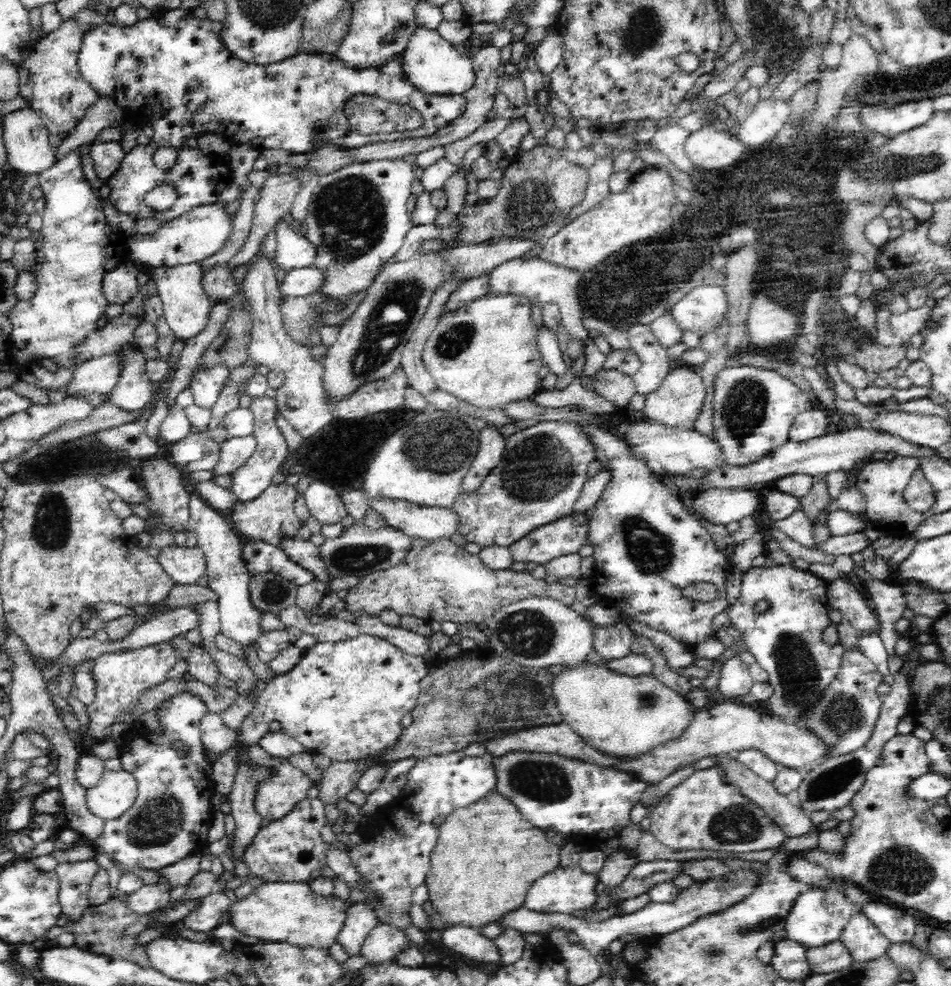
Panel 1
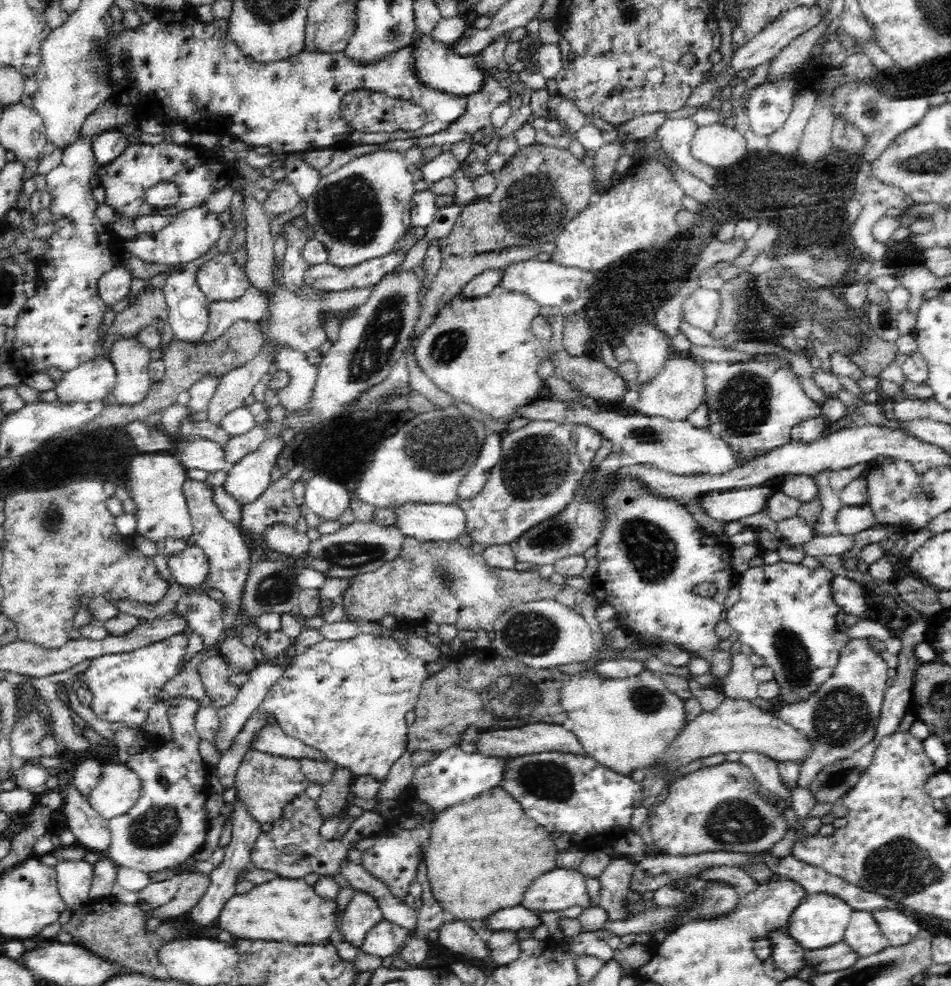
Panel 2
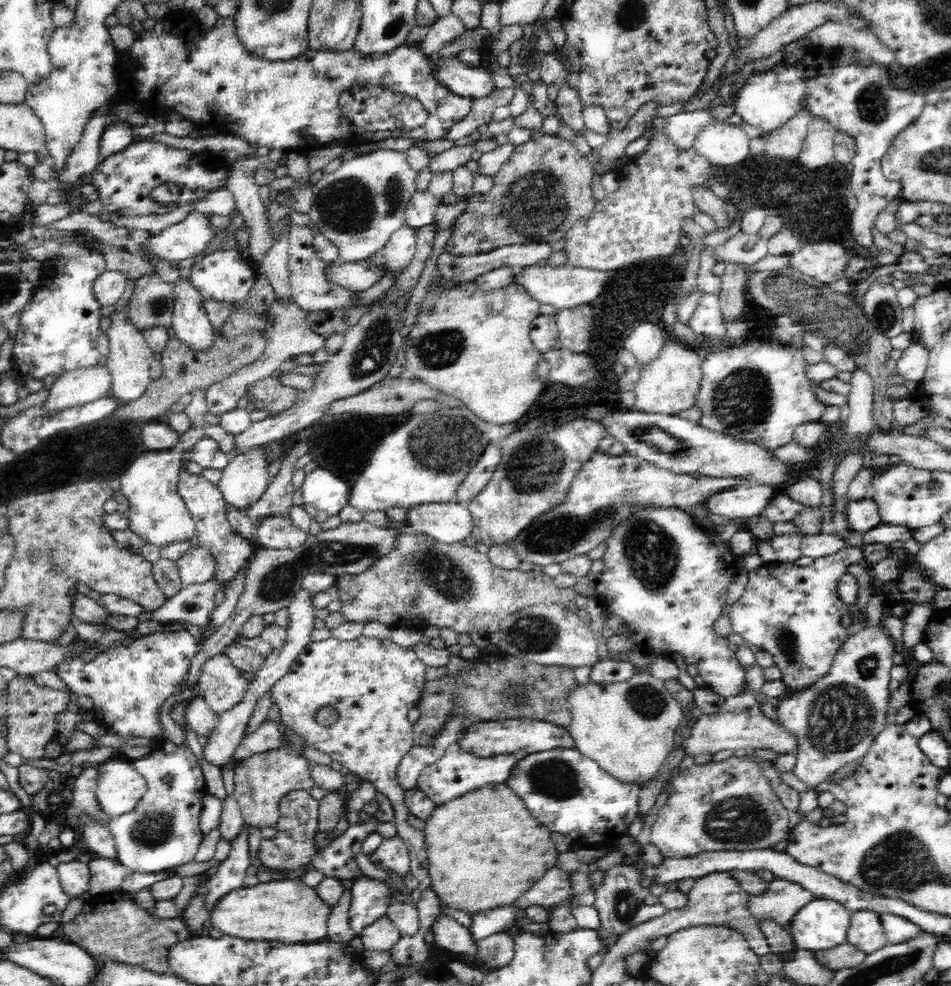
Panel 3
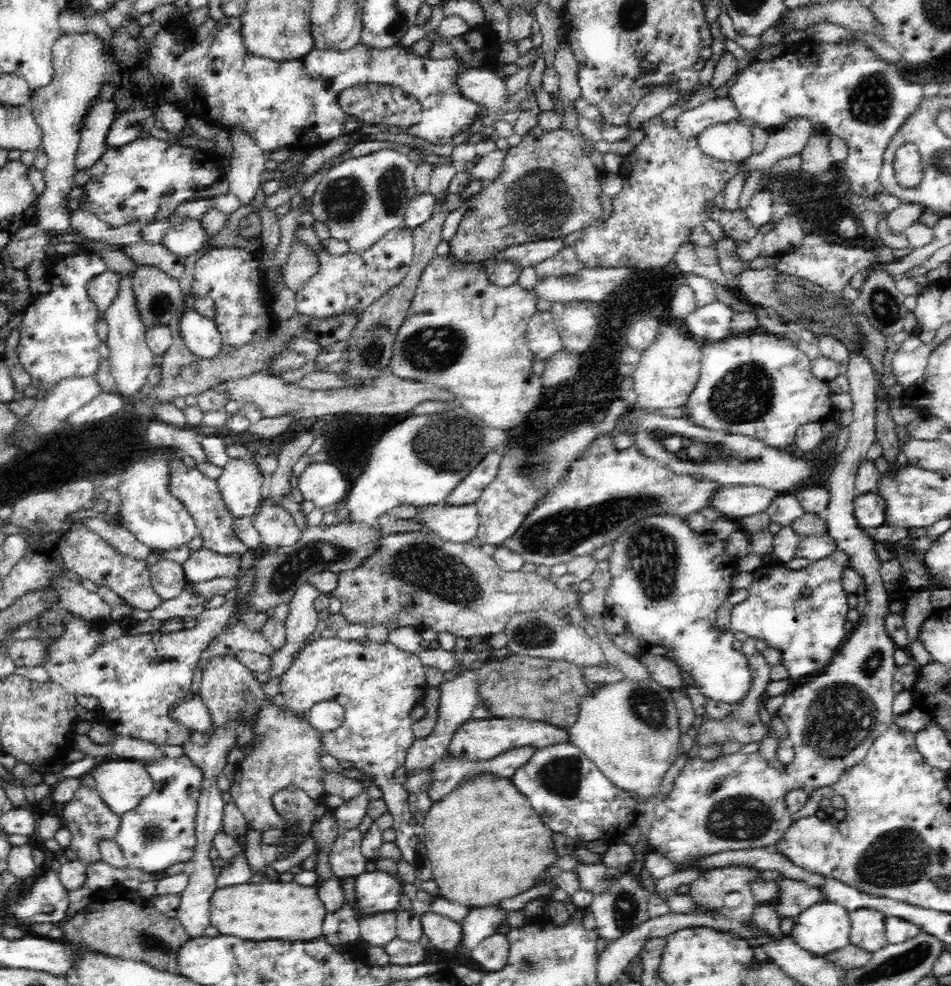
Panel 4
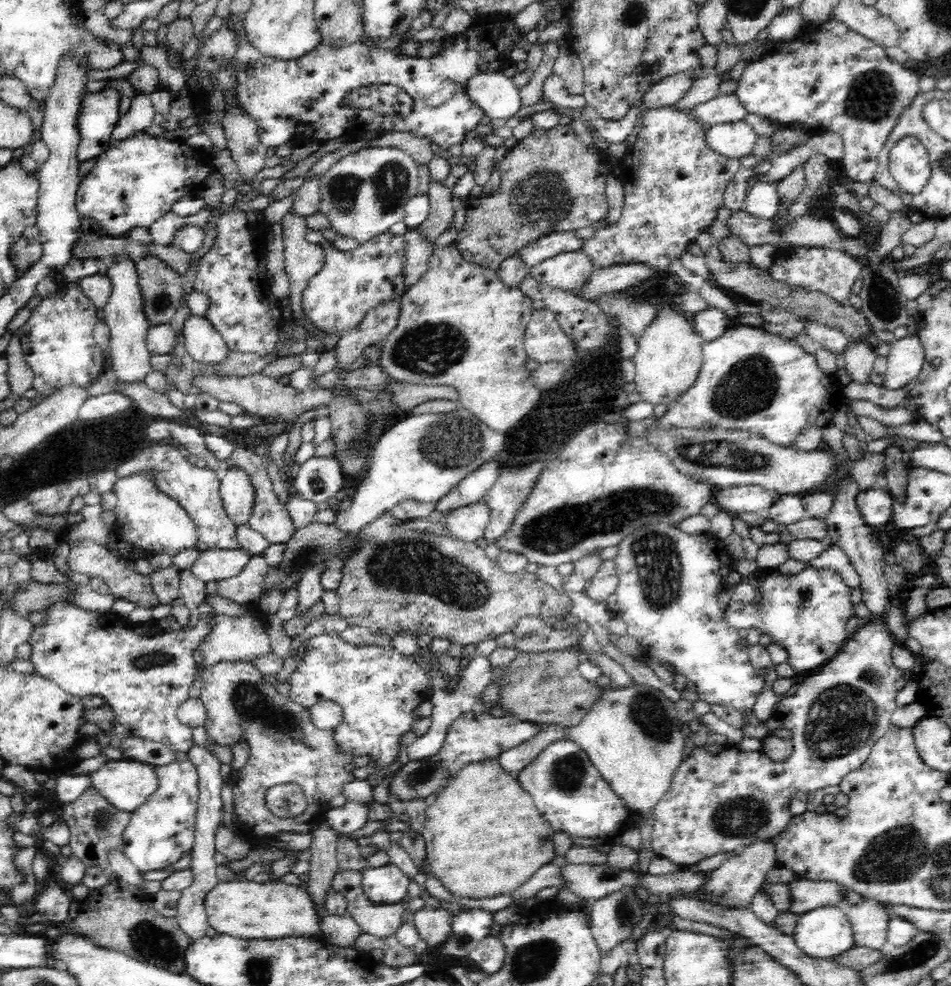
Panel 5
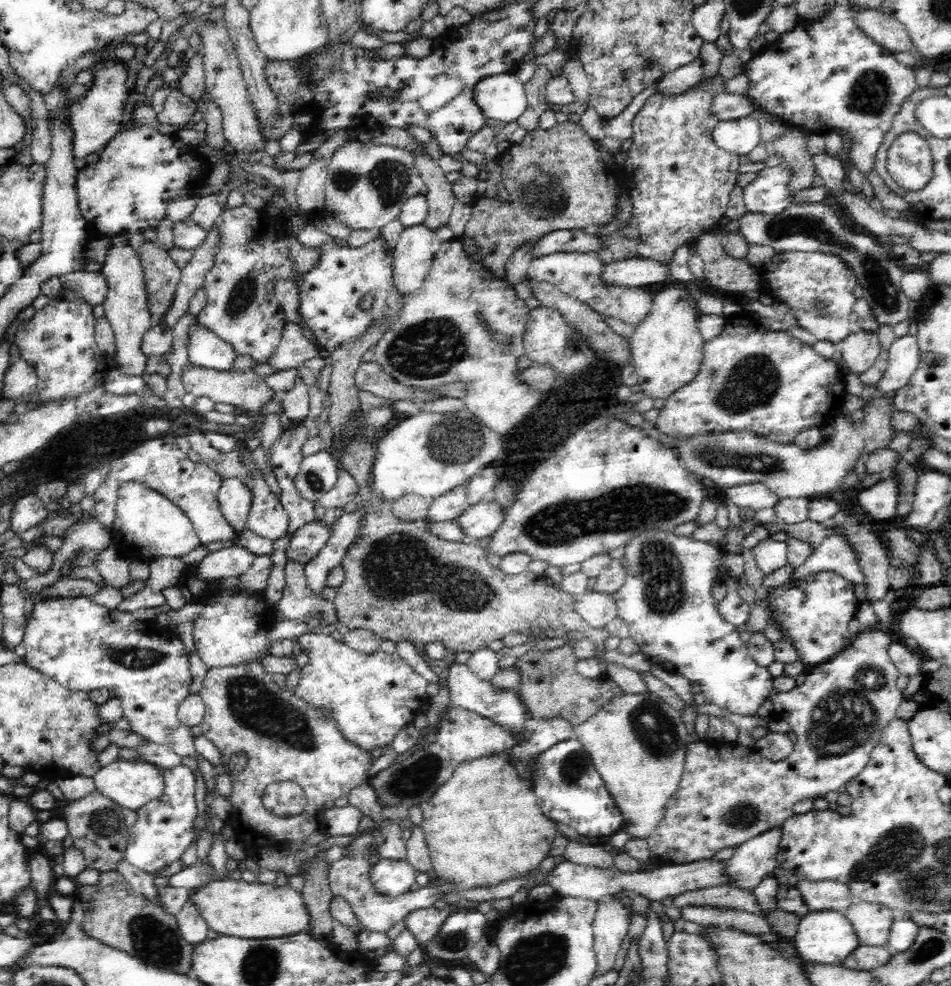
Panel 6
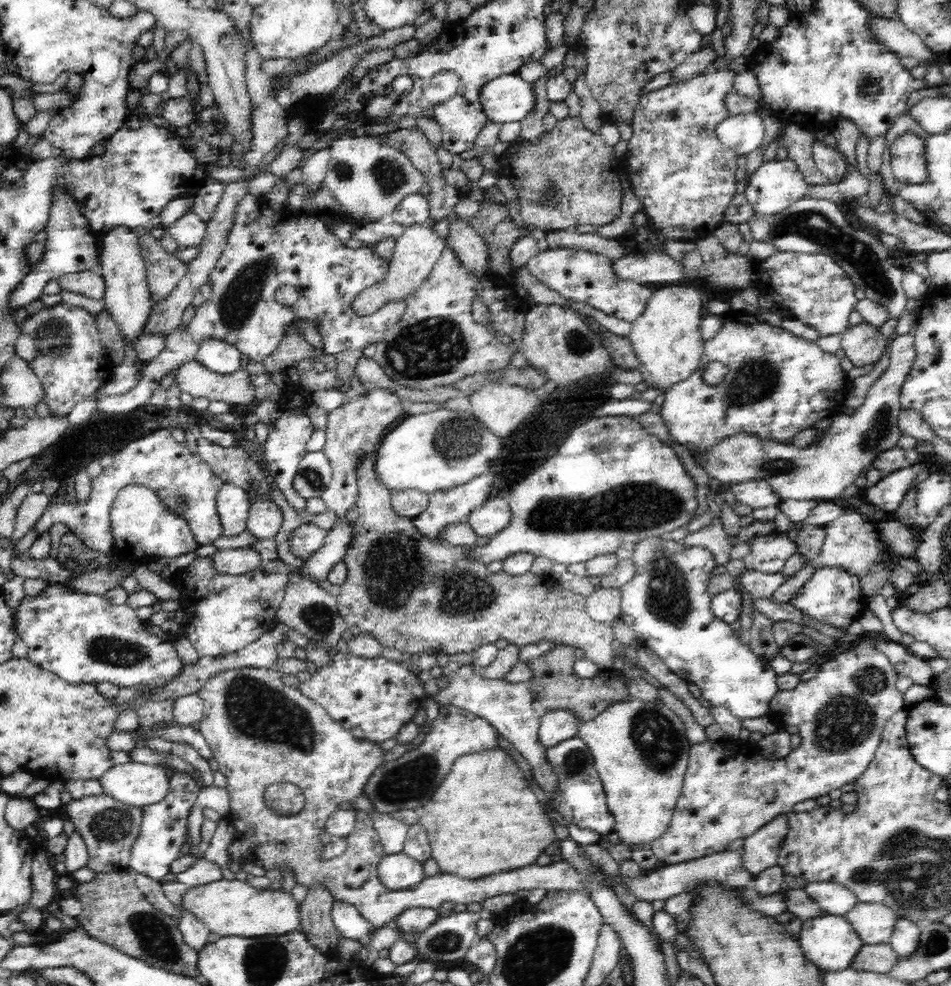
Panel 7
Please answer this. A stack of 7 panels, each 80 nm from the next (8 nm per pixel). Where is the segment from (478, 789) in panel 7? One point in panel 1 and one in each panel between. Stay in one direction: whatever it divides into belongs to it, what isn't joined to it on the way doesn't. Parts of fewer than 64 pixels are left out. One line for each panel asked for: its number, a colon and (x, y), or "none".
1: (487, 855)
2: (483, 855)
3: (485, 850)
4: (475, 862)
5: (483, 836)
6: (483, 828)

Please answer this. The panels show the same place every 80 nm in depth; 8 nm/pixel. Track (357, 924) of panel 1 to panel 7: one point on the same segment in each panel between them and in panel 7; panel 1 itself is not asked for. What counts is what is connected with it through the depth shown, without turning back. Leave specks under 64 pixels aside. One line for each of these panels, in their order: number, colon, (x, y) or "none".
2: (363, 912)
3: (370, 897)
4: (375, 892)
5: (387, 884)
6: (391, 878)
7: (397, 872)

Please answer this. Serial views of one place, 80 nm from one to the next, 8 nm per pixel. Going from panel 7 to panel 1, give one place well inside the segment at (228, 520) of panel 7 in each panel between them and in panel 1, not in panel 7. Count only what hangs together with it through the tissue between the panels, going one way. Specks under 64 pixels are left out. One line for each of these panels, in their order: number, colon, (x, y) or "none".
1: (249, 481)
2: (249, 478)
3: (244, 480)
4: (241, 484)
5: (237, 491)
6: (235, 497)

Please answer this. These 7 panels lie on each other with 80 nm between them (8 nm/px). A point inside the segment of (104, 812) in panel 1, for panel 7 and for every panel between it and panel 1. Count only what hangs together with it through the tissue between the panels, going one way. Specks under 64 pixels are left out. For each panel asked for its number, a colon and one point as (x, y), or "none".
2: (118, 789)
3: (120, 787)
4: (122, 783)
5: (126, 784)
6: (130, 785)
7: (137, 784)

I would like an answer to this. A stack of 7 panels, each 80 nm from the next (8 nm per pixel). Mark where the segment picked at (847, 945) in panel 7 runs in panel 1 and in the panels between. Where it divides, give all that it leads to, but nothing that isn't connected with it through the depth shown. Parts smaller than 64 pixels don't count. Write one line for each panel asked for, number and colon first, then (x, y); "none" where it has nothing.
1: (818, 916)
2: (820, 919)
3: (823, 923)
4: (824, 927)
5: (822, 933)
6: (824, 936)

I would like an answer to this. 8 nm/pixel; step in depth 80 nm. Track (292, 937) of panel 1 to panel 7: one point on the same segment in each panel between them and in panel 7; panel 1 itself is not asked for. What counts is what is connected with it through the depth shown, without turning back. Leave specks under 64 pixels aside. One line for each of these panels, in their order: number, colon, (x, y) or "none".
2: (286, 910)
3: (287, 910)
4: (273, 910)
5: (244, 909)
6: (237, 908)
7: (230, 908)

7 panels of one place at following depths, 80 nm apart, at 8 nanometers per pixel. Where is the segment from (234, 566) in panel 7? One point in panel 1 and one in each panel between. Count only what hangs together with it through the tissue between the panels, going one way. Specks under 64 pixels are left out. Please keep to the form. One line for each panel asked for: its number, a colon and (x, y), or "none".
1: (185, 565)
2: (190, 568)
3: (197, 565)
4: (202, 565)
5: (213, 564)
6: (230, 561)

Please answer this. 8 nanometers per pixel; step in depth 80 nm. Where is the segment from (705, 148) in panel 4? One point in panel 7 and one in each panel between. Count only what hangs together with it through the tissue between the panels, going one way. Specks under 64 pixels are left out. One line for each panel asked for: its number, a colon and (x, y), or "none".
5: (736, 139)
6: (741, 136)
7: (743, 133)

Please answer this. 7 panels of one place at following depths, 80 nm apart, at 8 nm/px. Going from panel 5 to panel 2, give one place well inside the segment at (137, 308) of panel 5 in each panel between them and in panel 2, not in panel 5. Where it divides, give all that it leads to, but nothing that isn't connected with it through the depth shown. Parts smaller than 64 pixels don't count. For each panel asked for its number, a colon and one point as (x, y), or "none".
2: (130, 359)
3: (129, 360)
4: (130, 359)

